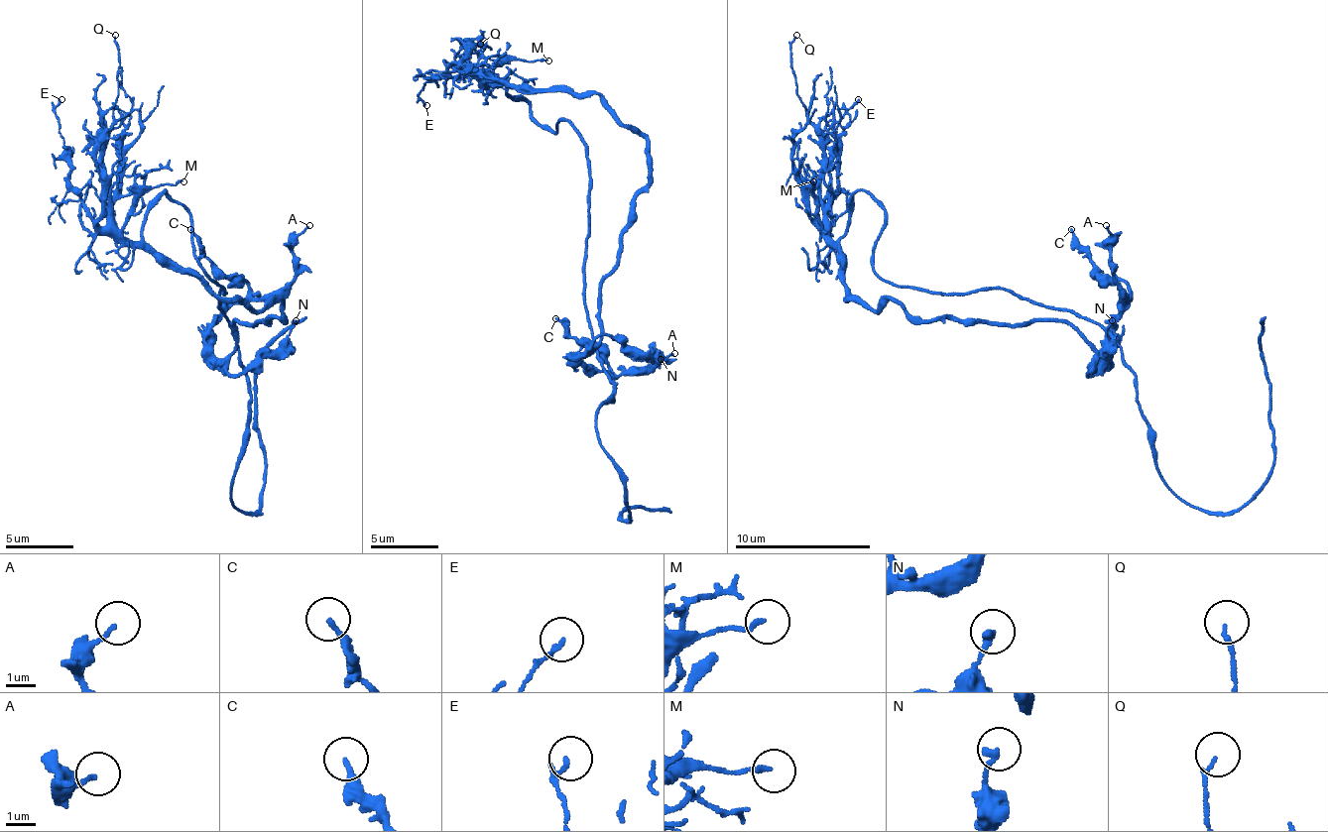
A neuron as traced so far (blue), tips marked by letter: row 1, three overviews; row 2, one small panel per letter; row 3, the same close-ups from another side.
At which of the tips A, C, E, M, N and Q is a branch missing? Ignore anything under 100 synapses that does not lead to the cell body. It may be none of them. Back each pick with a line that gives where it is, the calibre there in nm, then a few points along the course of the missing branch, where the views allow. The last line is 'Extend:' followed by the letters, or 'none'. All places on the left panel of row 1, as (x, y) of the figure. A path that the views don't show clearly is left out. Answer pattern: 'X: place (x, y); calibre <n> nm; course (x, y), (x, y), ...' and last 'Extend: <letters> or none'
Extend: none

